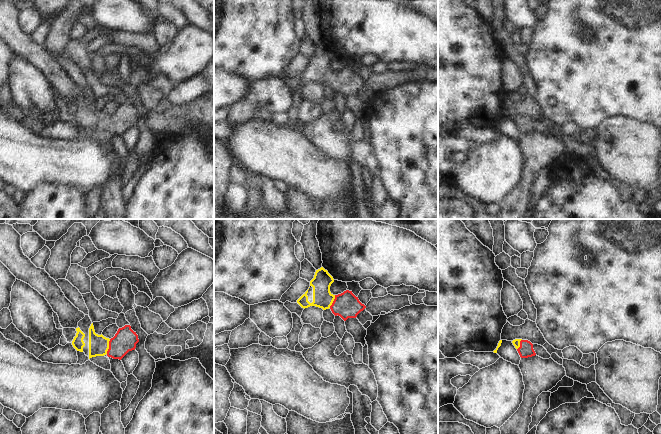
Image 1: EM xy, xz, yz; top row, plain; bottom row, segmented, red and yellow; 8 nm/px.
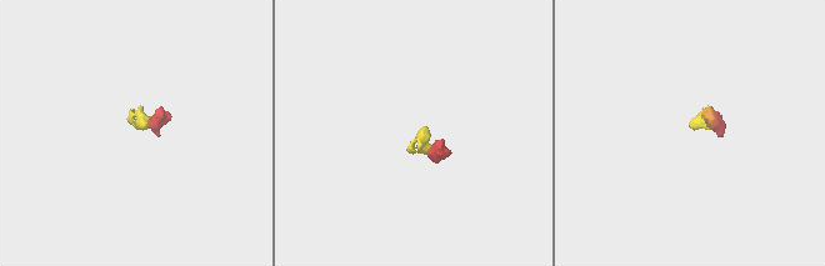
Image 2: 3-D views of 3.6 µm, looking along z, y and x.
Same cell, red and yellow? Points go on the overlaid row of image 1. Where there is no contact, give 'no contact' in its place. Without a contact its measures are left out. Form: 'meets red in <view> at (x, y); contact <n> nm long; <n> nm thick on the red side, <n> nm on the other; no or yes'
meets red in xy at (109, 346); contact 120 nm long; 190 nm thick on the red side, 160 nm on the other; yes

